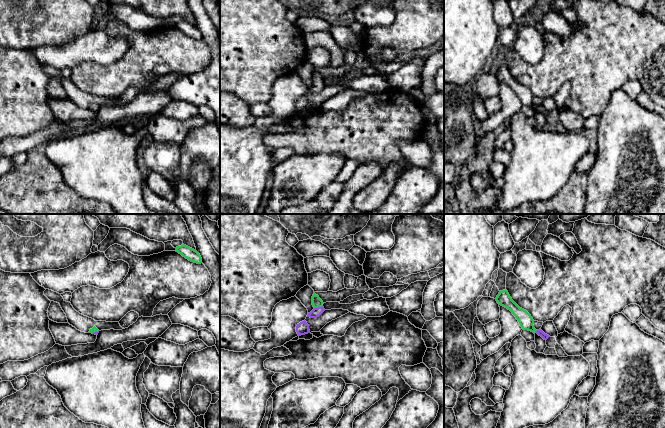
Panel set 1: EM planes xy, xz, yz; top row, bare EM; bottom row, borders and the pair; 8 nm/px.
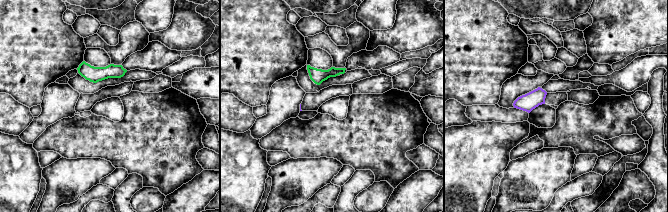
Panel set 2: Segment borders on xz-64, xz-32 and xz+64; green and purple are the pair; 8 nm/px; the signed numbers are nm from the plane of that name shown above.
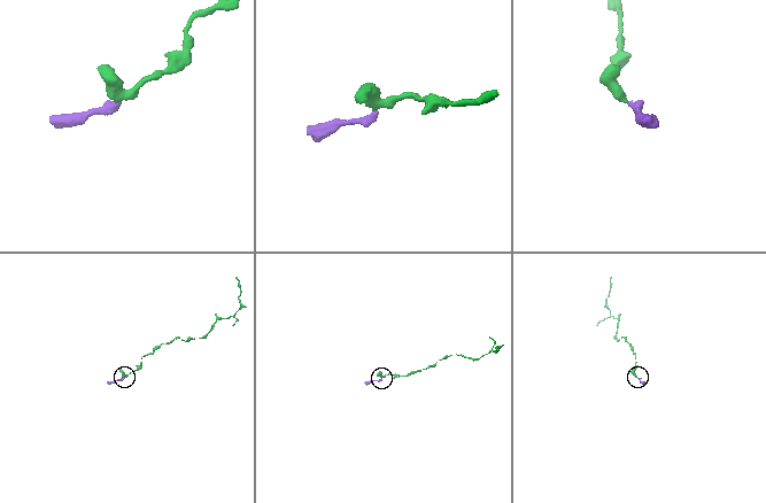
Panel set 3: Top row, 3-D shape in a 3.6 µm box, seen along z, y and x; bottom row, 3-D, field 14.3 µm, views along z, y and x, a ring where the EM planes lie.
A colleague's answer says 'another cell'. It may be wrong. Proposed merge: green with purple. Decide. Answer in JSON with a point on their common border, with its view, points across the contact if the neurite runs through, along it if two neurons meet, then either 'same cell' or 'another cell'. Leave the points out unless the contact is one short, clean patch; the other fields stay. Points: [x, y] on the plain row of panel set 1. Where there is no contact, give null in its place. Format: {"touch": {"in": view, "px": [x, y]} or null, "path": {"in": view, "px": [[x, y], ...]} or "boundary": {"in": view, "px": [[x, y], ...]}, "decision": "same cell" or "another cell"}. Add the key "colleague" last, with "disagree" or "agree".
{"touch": {"in": "xz", "px": [318, 82]}, "path": {"in": "xz", "px": [[316, 77], [318, 82], [316, 88]]}, "decision": "same cell", "colleague": "disagree"}

